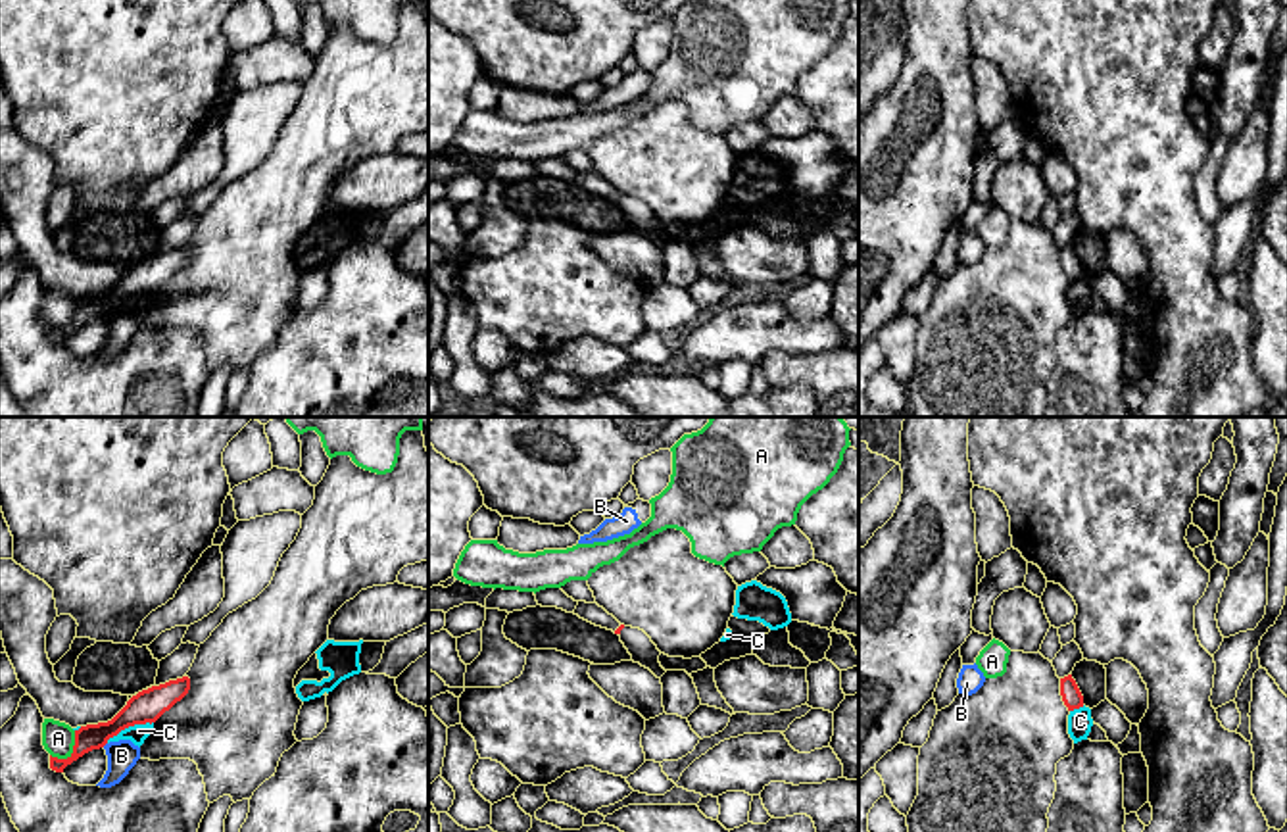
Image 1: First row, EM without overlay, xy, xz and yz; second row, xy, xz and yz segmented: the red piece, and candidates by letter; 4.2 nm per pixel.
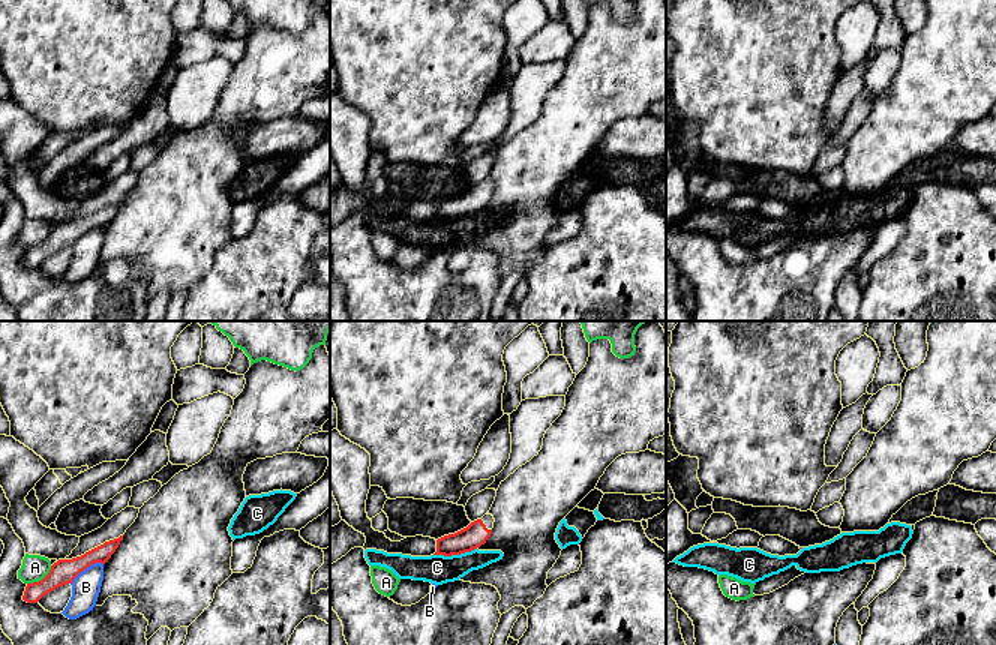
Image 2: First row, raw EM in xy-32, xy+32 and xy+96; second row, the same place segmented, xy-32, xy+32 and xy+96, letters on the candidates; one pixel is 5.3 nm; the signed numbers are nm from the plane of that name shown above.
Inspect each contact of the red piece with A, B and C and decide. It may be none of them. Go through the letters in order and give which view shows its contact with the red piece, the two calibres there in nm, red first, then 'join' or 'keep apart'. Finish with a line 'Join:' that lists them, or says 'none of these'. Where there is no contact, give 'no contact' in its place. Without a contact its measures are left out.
A: xy | 110/140 nm | keep apart
B: xy | 140/130 nm | keep apart
C: xy | 140/80 nm | keep apart
Join: none of these

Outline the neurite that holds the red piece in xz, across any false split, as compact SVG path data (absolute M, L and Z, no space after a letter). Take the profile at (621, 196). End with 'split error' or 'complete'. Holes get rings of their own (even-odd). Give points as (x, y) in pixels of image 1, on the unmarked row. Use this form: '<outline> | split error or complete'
M620 194L615 204L620 206L634 232L649 238L657 248L667 242L659 232L661 221L644 200Z | split error

